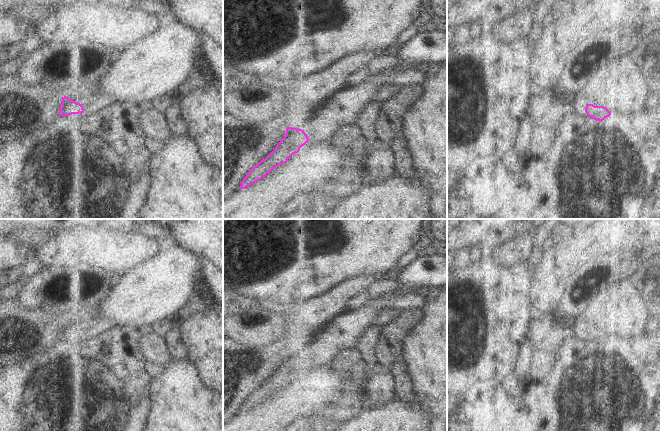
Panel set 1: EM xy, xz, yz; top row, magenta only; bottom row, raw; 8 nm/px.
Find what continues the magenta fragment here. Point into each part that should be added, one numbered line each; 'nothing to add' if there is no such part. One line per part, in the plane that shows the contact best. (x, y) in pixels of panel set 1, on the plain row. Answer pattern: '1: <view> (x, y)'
1: xy (99, 325).

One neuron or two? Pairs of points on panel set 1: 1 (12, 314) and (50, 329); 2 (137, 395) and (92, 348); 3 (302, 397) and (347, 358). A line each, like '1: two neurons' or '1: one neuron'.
1: one neuron
2: one neuron
3: two neurons

